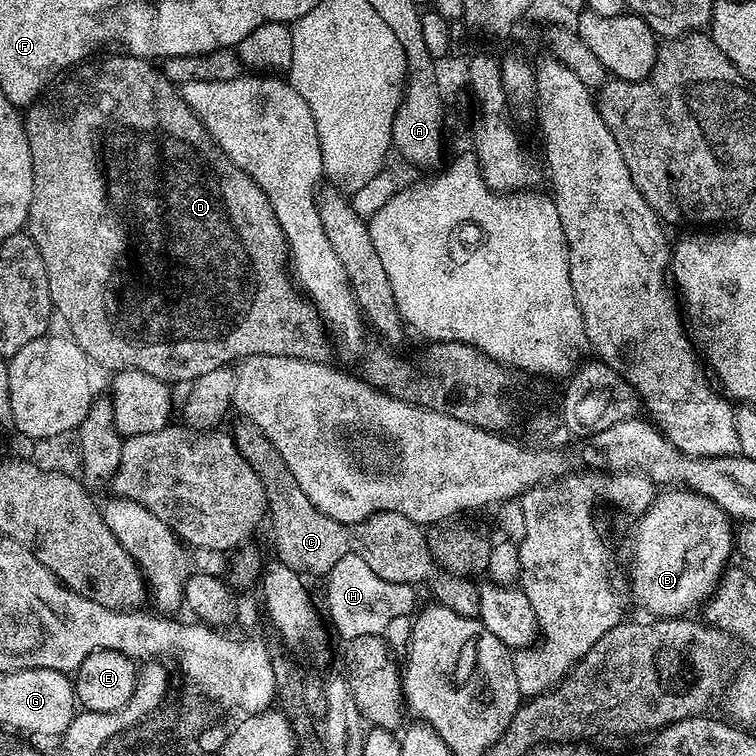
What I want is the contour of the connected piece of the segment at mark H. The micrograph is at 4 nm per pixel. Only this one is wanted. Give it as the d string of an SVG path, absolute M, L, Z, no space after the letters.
M353 552L335 562L326 575L328 581L328 616L338 635L345 641L362 634L386 633L395 620L400 620L416 604L417 589L410 584L388 582L374 574L362 558Z

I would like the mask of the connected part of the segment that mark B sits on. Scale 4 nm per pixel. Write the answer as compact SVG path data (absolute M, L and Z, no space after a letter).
M679 486L664 490L653 500L641 520L635 521L636 545L632 548L632 596L656 618L680 618L691 608L699 609L715 593L732 552L734 556L733 521L727 512L701 492L689 492Z

